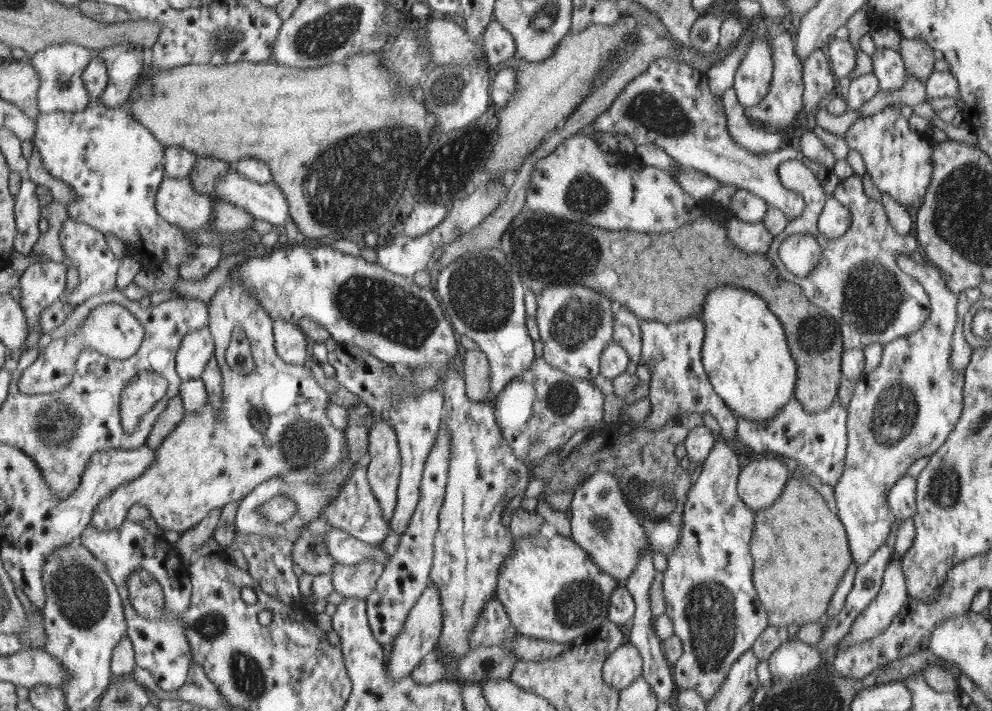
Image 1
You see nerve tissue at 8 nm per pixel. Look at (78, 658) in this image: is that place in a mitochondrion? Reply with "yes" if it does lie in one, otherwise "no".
no

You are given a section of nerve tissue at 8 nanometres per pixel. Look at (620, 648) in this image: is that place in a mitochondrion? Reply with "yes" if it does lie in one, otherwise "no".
no

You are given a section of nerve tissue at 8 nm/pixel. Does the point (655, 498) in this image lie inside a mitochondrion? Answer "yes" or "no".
yes

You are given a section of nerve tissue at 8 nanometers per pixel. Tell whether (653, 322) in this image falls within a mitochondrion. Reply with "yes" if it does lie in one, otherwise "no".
no

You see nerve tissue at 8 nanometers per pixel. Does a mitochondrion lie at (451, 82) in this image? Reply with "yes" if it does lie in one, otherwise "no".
yes

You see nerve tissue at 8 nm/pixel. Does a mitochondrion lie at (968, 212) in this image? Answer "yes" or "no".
yes

